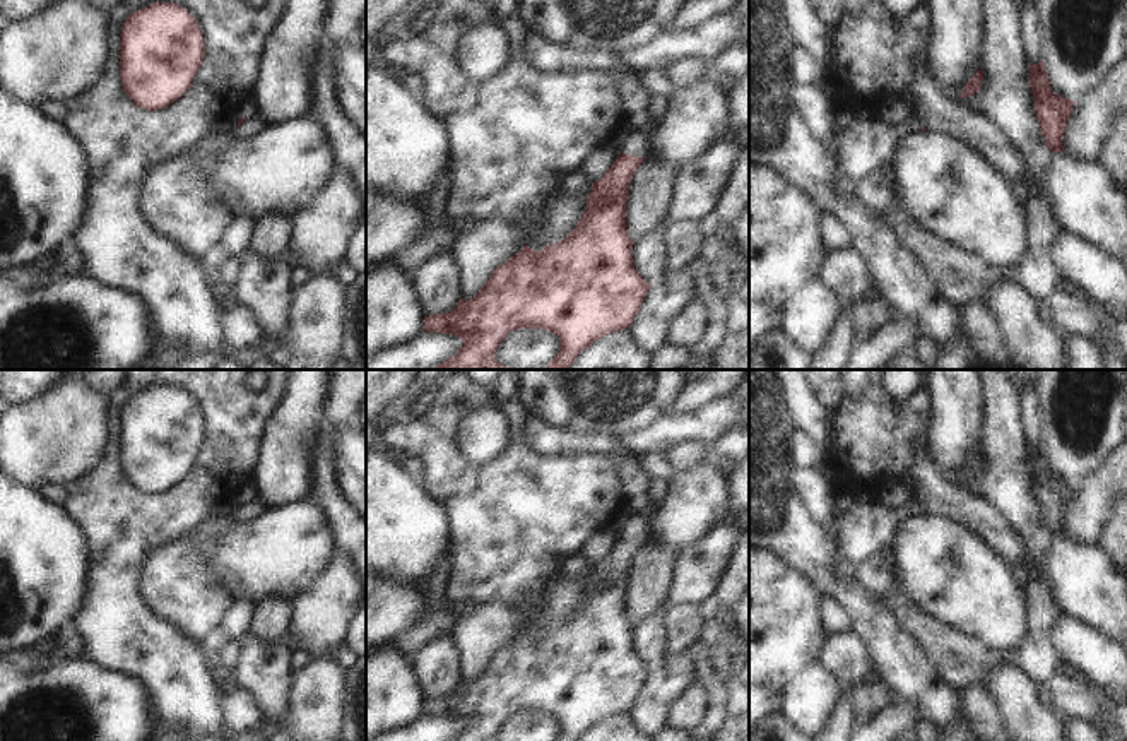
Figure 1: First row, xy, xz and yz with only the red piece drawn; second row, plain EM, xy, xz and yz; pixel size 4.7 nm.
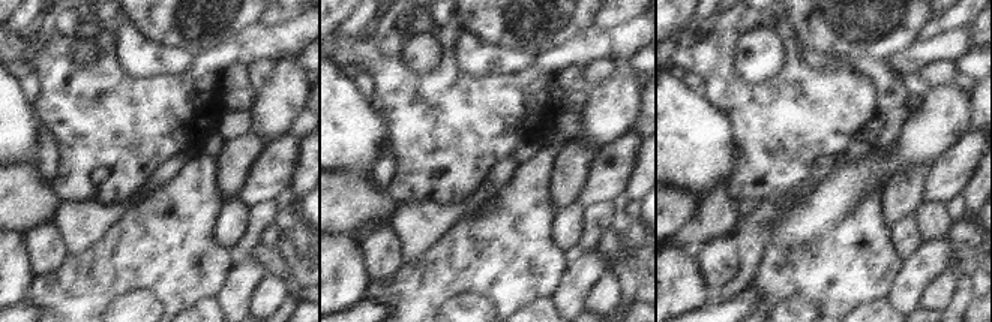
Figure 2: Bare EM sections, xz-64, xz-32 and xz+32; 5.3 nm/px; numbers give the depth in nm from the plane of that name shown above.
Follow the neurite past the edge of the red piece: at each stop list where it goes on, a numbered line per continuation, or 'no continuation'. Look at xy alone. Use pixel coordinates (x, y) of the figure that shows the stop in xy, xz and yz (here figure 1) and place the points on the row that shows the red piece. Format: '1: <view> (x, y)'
1: xy (252, 125)

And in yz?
no continuation

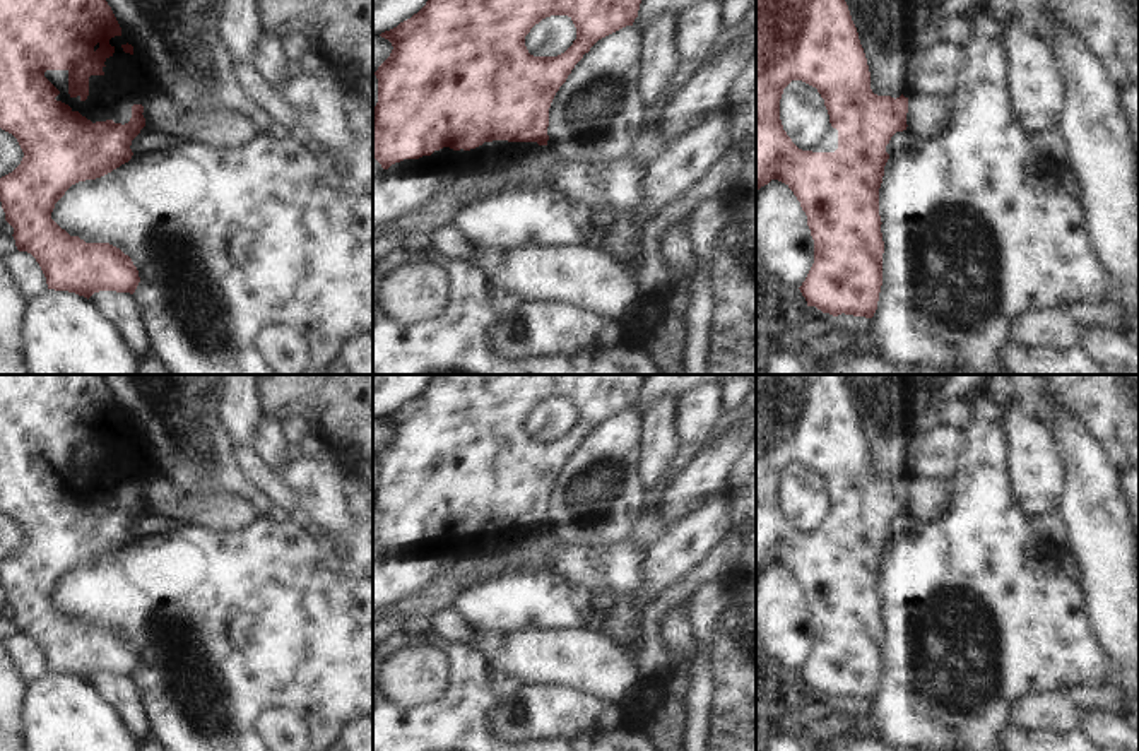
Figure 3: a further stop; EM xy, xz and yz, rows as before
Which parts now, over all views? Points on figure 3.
no continuation

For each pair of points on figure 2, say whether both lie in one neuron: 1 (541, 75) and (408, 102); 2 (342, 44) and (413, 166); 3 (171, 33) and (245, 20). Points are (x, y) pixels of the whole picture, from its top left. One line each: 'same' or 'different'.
1: same
2: same
3: same

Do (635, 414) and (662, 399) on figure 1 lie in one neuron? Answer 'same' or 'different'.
same

